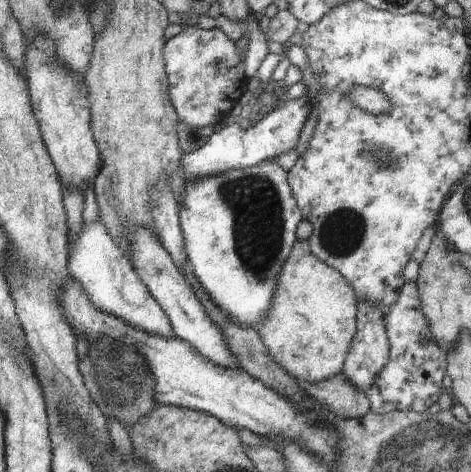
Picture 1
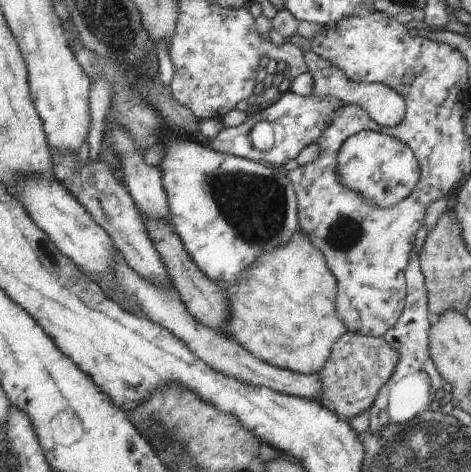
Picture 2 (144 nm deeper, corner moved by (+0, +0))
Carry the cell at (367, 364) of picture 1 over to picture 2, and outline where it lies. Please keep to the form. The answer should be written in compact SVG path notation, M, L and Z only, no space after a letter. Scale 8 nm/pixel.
M345 332L331 350L329 362L325 362L323 370L317 374L323 380L323 402L329 404L339 420L347 420L355 416L361 410L367 410L379 392L379 388L385 384L385 380L391 376L393 368L397 364L397 354L385 344L381 336L361 334L361 332Z

